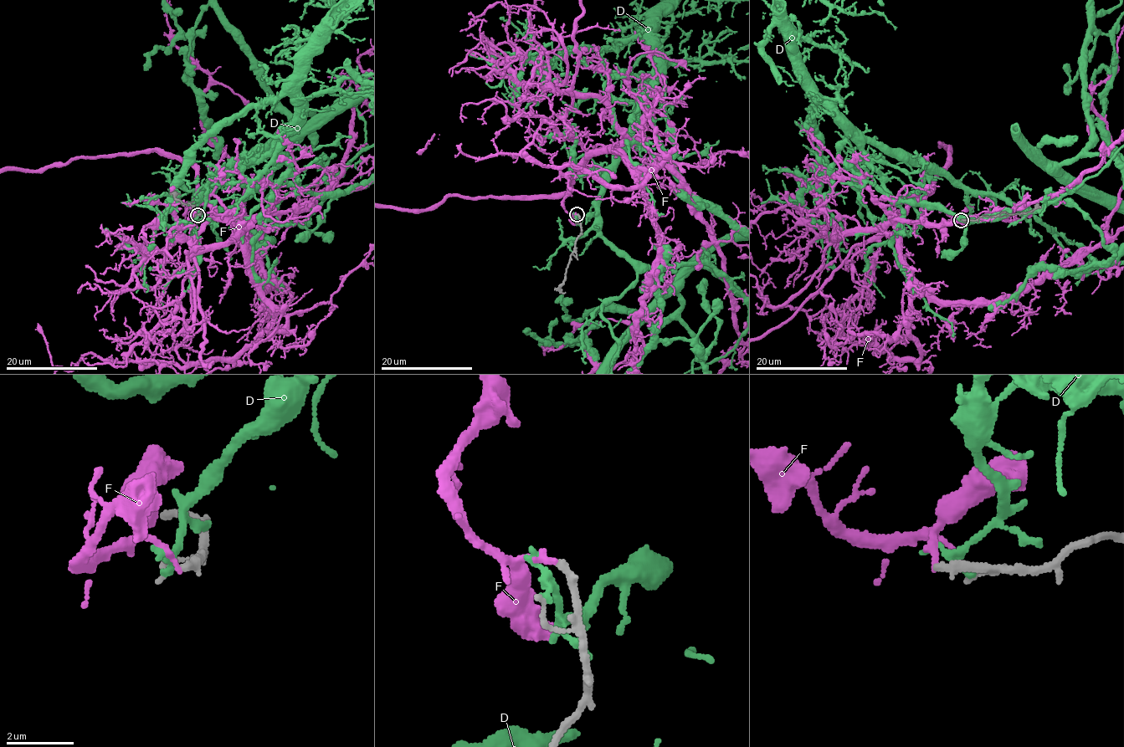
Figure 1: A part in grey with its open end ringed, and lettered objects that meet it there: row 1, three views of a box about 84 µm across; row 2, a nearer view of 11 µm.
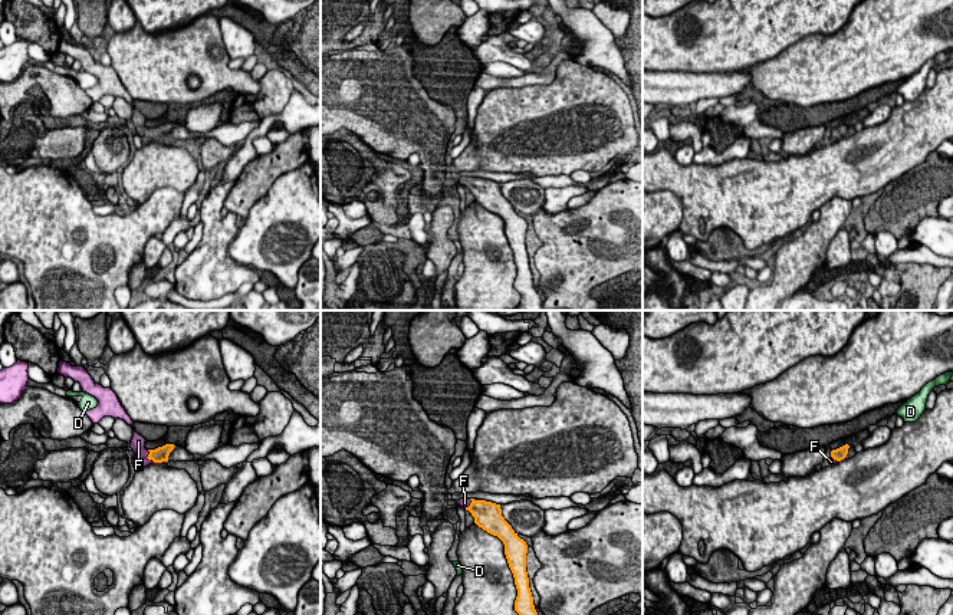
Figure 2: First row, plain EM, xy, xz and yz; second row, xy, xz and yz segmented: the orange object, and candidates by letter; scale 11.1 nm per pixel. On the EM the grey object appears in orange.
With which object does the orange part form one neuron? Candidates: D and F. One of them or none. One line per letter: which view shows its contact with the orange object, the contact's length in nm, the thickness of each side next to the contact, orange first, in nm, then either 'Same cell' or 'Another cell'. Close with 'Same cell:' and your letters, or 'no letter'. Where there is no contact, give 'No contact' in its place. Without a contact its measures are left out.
D: No contact. Another cell
F: Touches orange in xy. Shared border 170 nm. Thickness 170 nm (orange) against 160 nm. Same cell
Same cell: F

